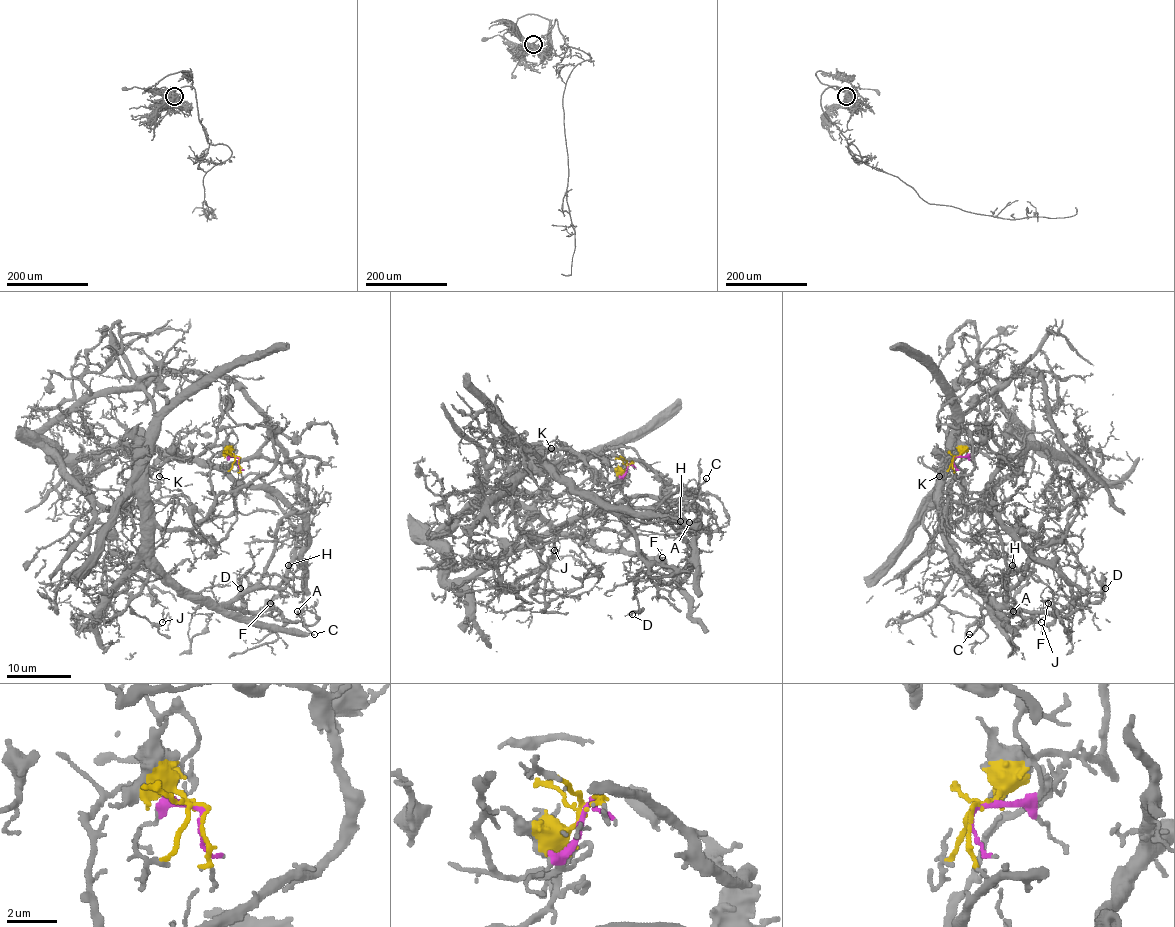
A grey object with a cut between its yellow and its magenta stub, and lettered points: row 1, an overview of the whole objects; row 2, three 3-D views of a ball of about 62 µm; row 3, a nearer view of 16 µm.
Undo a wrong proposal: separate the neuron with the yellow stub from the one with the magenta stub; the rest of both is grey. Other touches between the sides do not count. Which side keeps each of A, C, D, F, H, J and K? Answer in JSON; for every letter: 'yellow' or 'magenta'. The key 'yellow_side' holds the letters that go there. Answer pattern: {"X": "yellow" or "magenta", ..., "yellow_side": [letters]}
{"A": "magenta", "C": "magenta", "D": "magenta", "F": "magenta", "H": "magenta", "J": "magenta", "K": "magenta", "yellow_side": []}

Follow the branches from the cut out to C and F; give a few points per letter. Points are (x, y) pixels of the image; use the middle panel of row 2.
C: (628, 464), (607, 481), (605, 457), (545, 454), (570, 483), (631, 515), (673, 517), (706, 478)
F: (628, 464), (607, 481), (605, 457), (545, 454), (633, 535), (646, 561), (662, 557)

